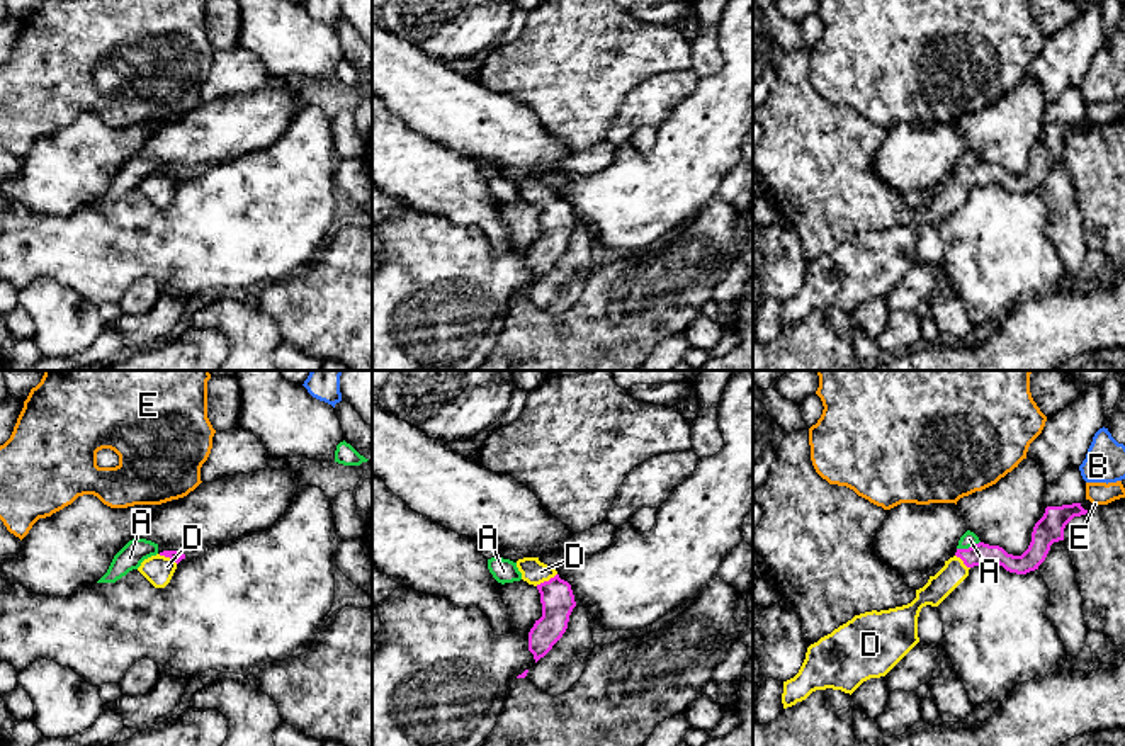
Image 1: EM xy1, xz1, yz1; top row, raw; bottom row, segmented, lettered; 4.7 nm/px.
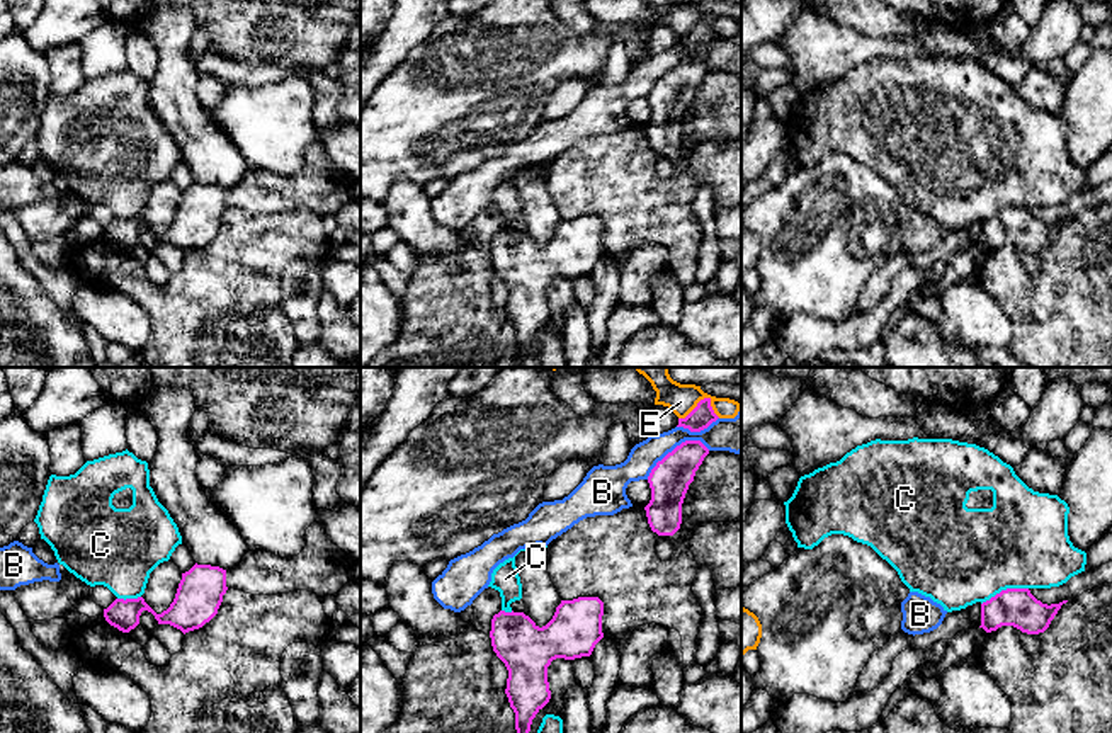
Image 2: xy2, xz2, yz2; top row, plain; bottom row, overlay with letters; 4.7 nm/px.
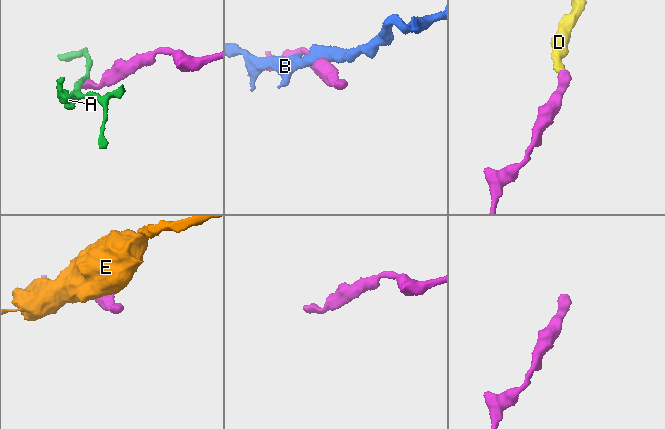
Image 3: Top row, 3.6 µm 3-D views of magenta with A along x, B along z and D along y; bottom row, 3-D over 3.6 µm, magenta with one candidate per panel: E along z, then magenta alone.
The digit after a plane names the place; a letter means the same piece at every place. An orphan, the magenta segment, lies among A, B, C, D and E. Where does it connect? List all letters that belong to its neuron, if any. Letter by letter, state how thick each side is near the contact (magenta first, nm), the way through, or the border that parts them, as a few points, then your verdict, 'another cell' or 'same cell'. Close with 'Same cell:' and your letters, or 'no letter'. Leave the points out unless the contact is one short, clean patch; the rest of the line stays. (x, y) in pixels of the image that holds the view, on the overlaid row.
A: 110 nm thick on the magenta side, 80 nm on the other; border along yz1 (979, 541), (957, 549); another cell
B: 190 nm thick on the magenta side, 160 nm on the other; border along xz2 (709, 449), (699, 441), (682, 441), (657, 463), (646, 478); another cell
C: 180 nm thick on the magenta side, 460 nm on the other; another cell
D: 160 nm thick on the magenta side, 120 nm on the other; runs through xz1 (556, 595), (546, 582), (534, 571); same cell
E: 110 nm thick on the magenta side, 140 nm on the other; border along xz2 (720, 417), (711, 402), (703, 398), (679, 419); another cell
Same cell: D

